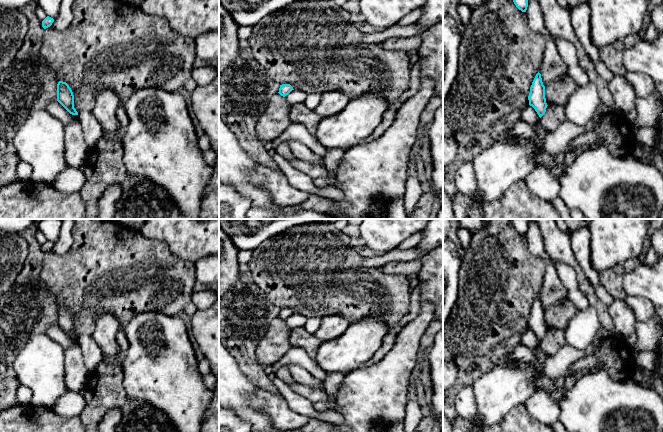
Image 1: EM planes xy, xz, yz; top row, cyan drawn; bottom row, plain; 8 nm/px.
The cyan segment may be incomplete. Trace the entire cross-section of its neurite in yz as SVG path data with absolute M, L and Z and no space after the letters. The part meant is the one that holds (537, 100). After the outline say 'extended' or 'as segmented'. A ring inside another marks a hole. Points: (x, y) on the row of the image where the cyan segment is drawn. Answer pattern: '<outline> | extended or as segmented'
M539 72L536 74L530 87L528 100L529 105L535 109L541 118L545 114L548 105L545 98L545 86L543 85L541 74Z | as segmented

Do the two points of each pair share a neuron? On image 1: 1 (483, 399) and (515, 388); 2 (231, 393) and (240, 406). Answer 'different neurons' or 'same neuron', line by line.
1: same neuron
2: same neuron

